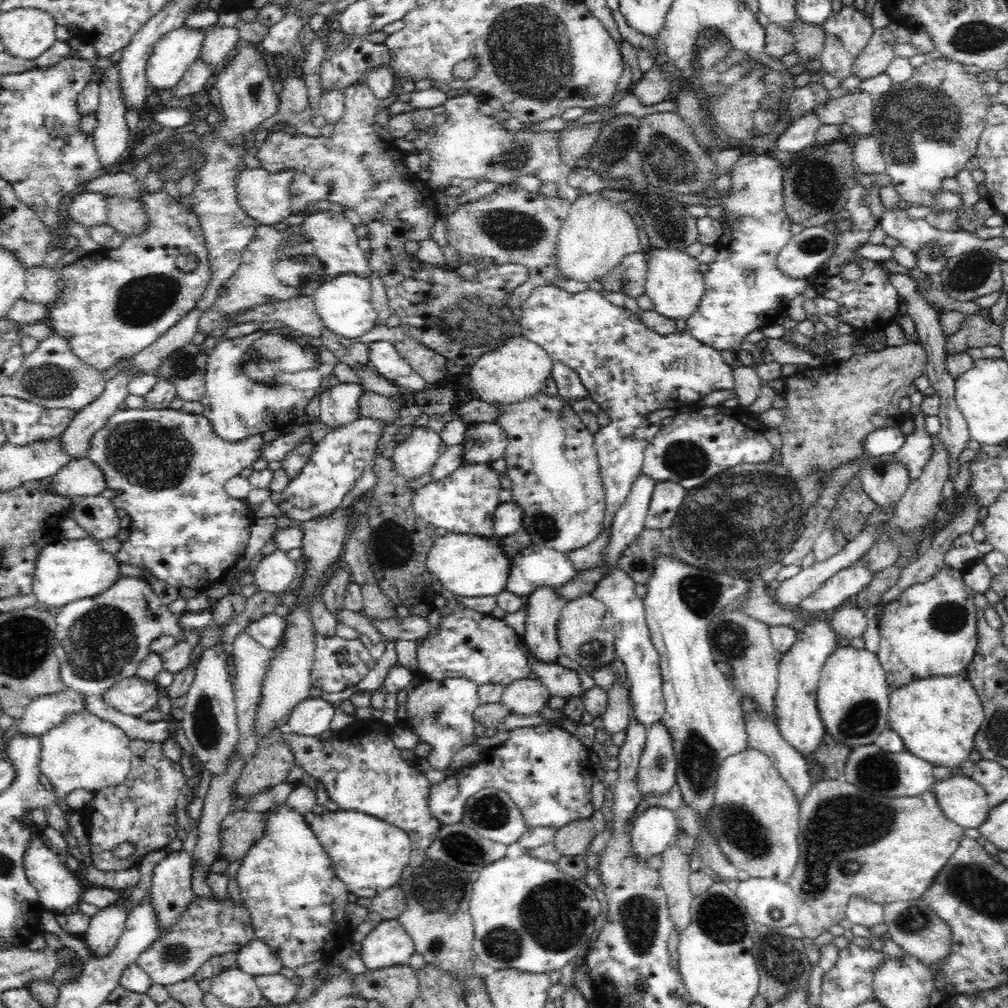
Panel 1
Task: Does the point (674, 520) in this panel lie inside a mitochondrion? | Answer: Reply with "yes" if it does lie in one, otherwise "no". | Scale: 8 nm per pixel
no

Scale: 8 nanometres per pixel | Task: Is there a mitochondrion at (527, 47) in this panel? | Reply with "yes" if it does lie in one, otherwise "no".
yes

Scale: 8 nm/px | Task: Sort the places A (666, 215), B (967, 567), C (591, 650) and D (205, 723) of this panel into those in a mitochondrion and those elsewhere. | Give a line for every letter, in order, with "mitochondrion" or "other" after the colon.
A: mitochondrion
B: other
C: mitochondrion
D: mitochondrion

